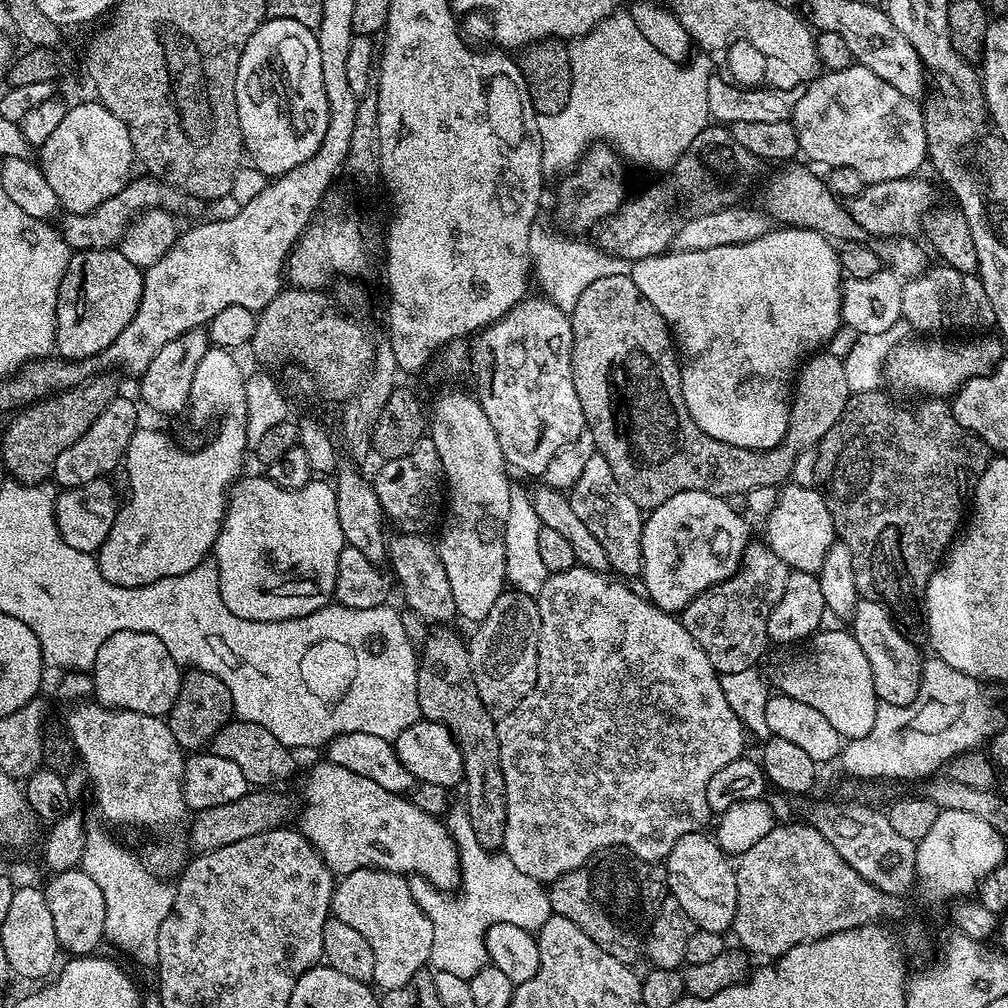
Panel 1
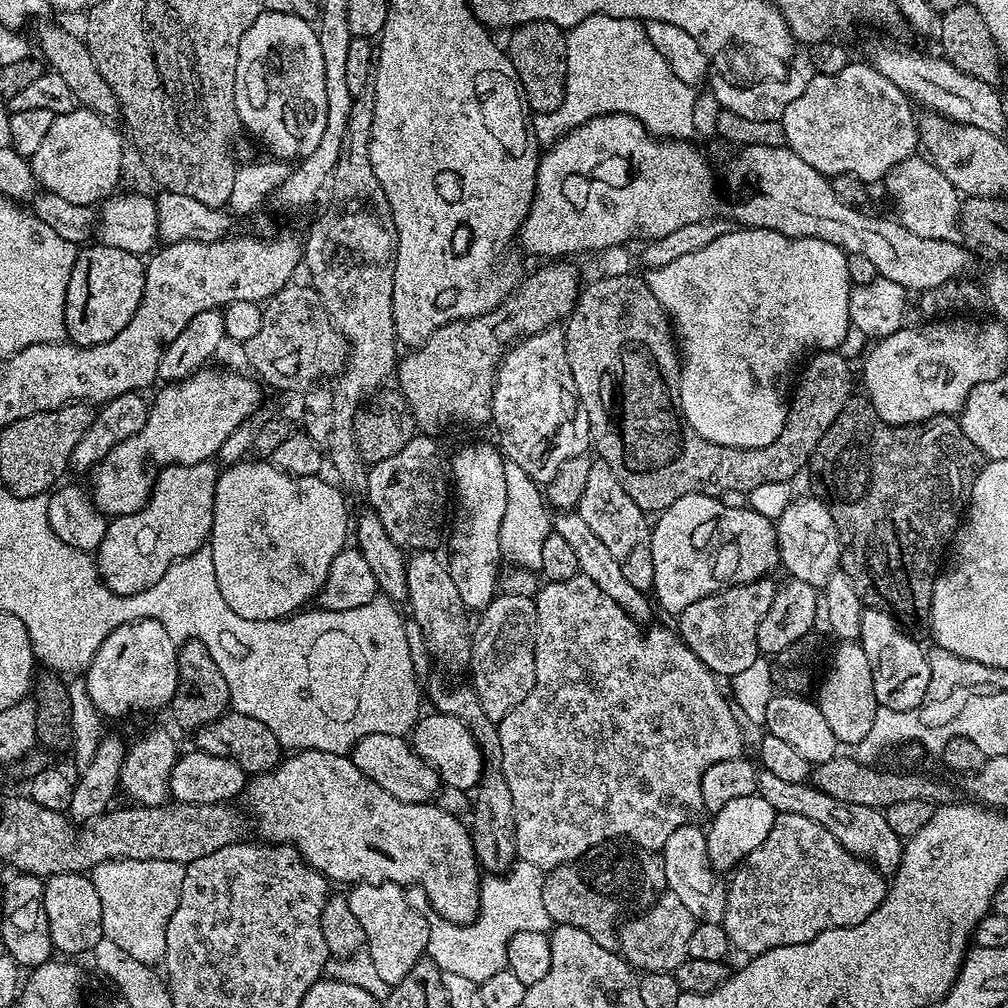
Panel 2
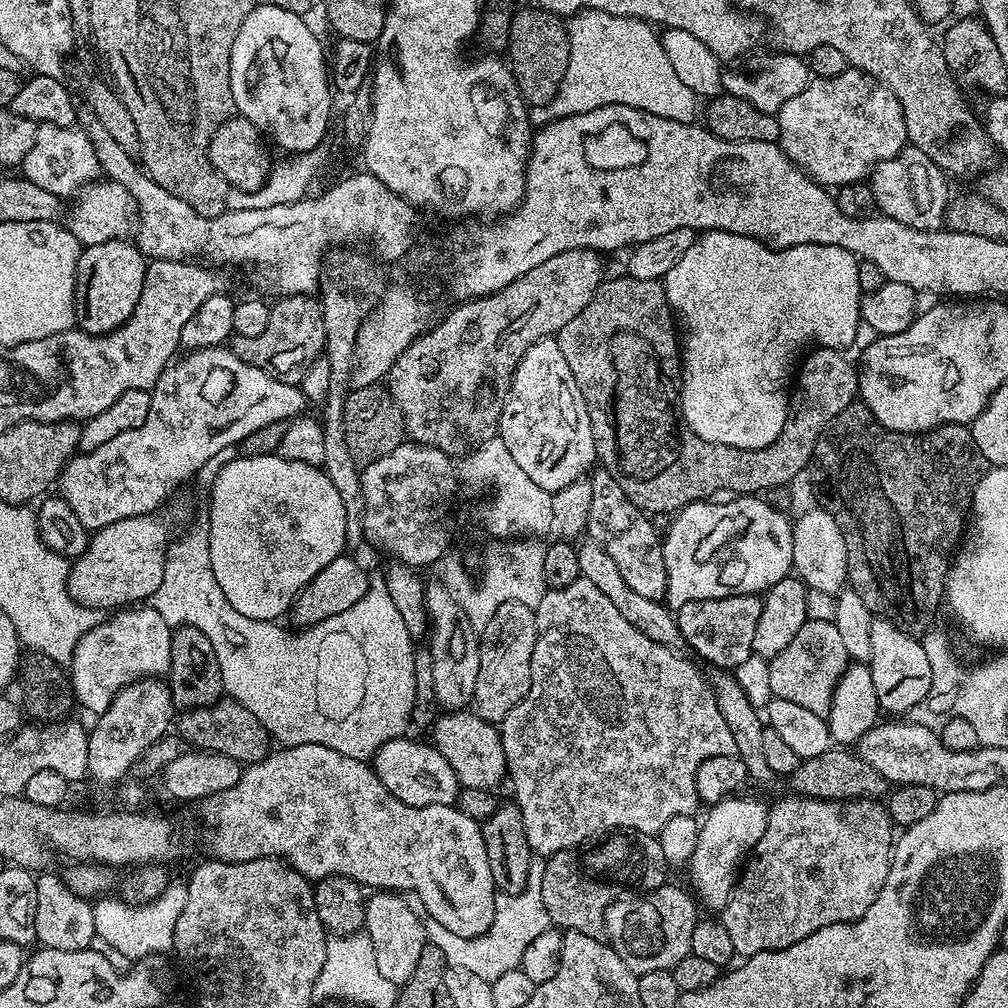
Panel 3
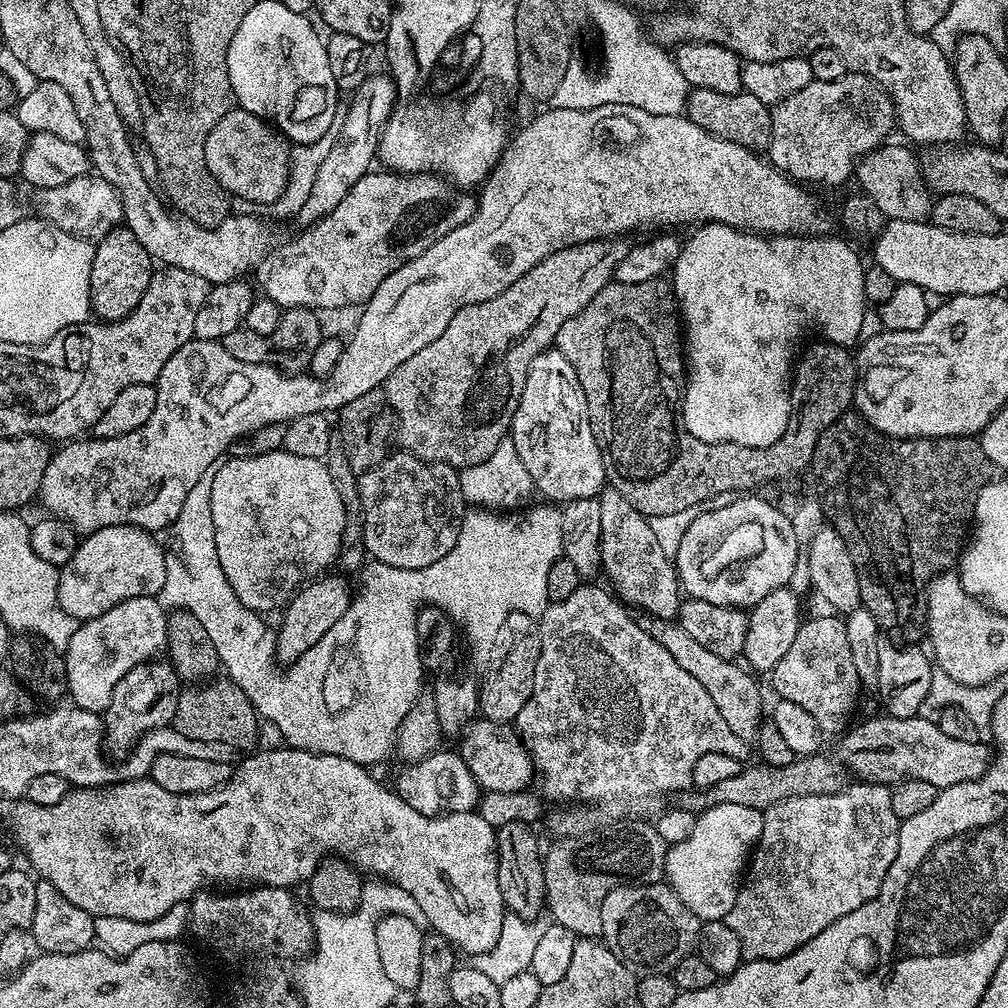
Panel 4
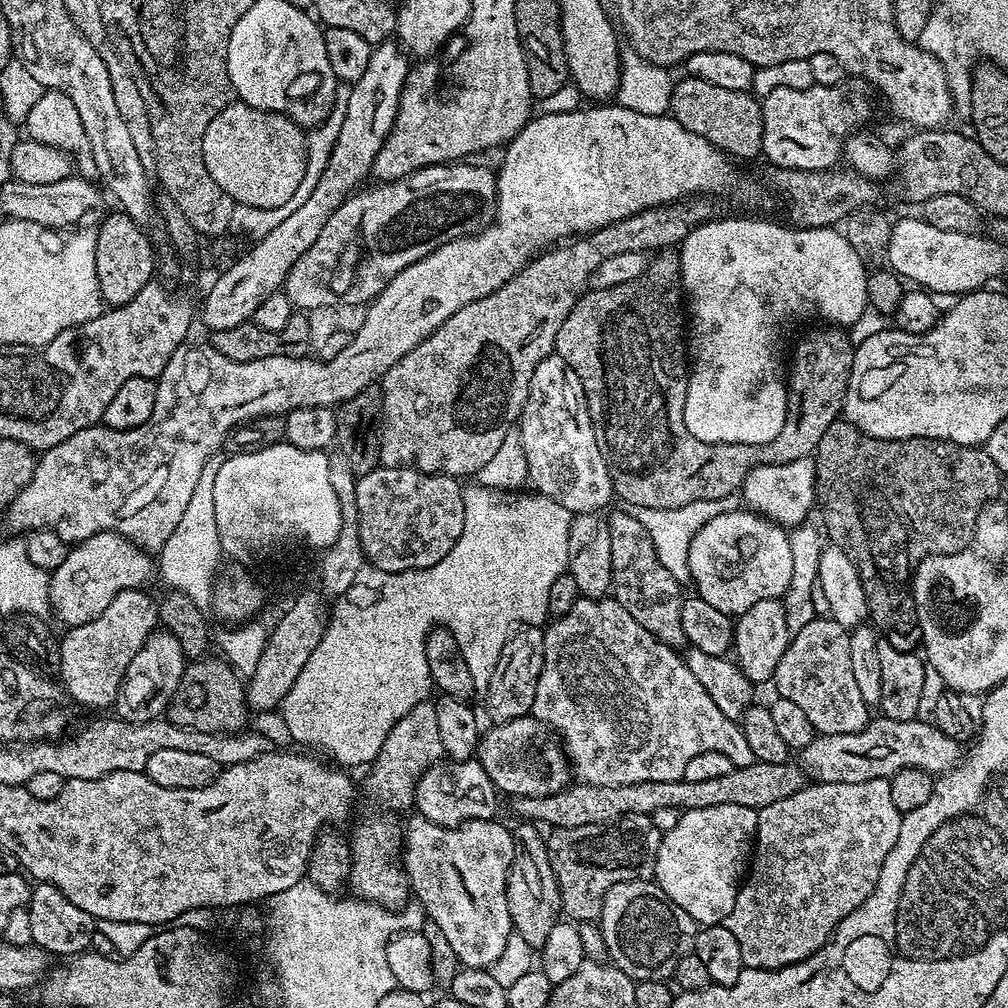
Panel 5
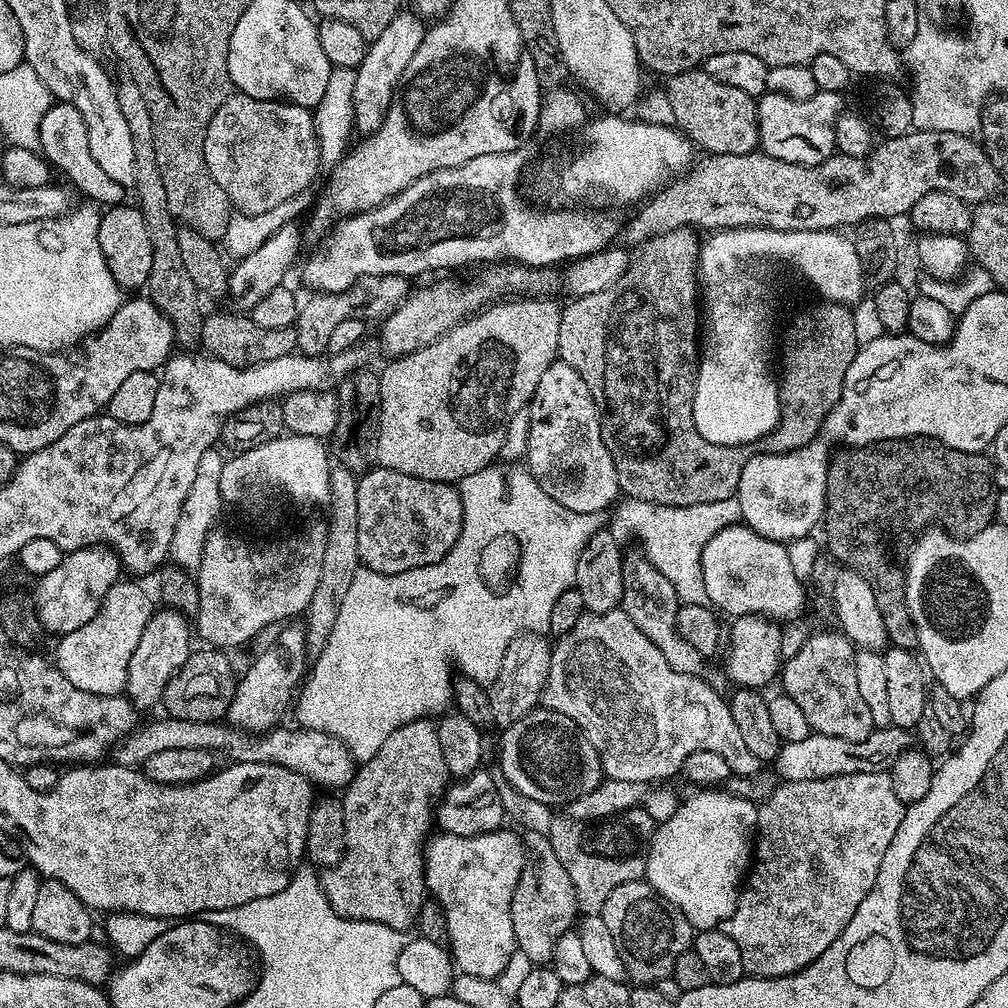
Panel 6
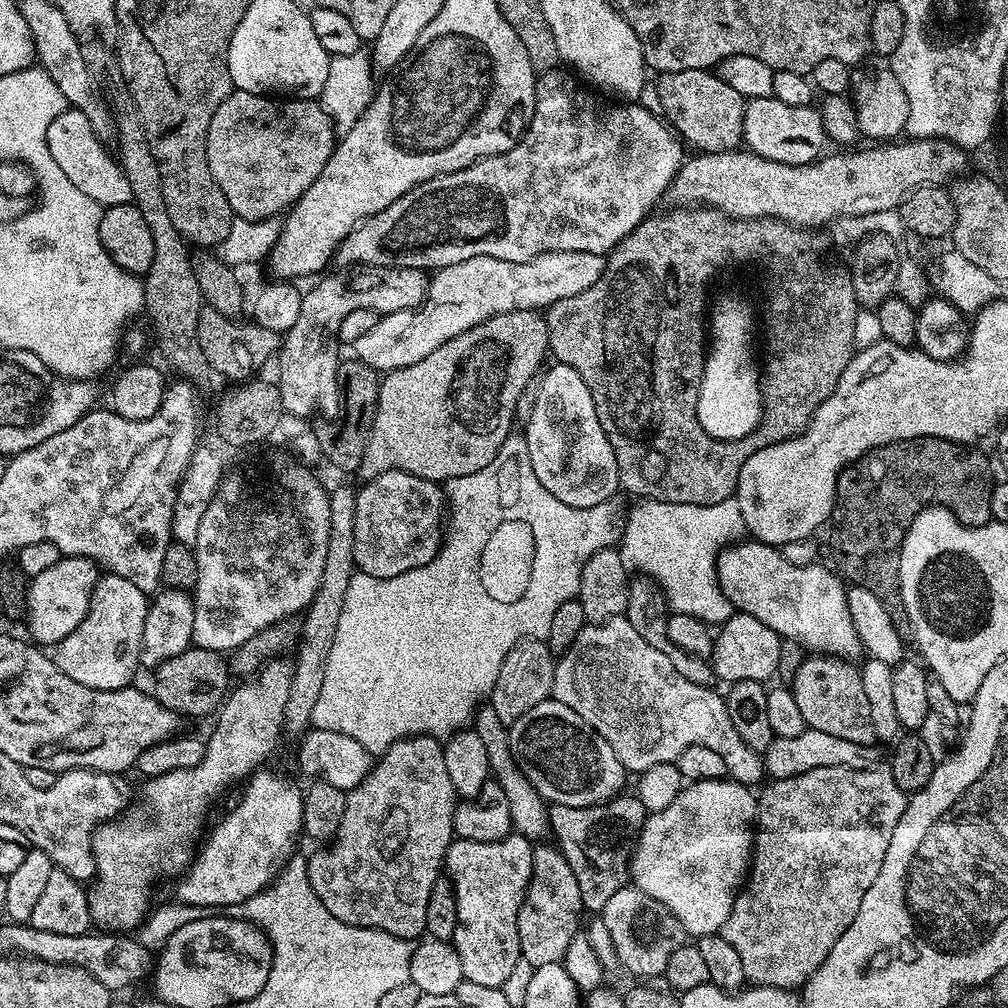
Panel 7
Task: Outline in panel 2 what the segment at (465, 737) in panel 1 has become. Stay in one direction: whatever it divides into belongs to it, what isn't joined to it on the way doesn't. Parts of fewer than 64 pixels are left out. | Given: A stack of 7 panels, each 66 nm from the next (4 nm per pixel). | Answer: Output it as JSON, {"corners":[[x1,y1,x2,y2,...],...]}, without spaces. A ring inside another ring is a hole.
{"corners":[[433,679,427,685,426,696,432,699,431,707,438,712,457,716,474,734,474,738,482,745,486,771,480,777,480,783,474,789,474,801,470,806,470,831,472,845,476,851,476,859,480,867,488,874,503,874,515,865,516,831,514,830,514,802,510,802,510,786,506,786,506,778,500,773,500,729,497,721,486,718,482,710,482,702,478,702,478,694,467,683,447,684,444,680]]}

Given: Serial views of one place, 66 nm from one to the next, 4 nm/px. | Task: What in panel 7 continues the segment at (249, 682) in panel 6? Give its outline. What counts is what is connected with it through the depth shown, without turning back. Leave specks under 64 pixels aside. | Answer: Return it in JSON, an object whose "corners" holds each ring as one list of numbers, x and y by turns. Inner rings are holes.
{"corners":[[284,658,265,660,254,673,256,684,240,684,237,688,235,685,224,697,224,703,218,709,220,721,217,722,216,729,206,736,204,757,198,766,190,770,174,770,170,774,147,777,140,788,140,808,134,809,133,812,125,811,119,818,101,824,92,835,92,856,96,859,96,875,87,889,88,905,93,921,101,929,112,934,125,933,128,930,126,928,139,929,150,912,148,903,152,900,151,884,159,876,179,877,192,863,194,849,197,847,198,837,205,831,204,819,207,818,212,803,223,794,224,788,230,787,235,780,243,781,257,771,263,765,260,763,275,750,276,742,282,737,283,711,290,693,291,679,295,674,293,661,280,659]]}

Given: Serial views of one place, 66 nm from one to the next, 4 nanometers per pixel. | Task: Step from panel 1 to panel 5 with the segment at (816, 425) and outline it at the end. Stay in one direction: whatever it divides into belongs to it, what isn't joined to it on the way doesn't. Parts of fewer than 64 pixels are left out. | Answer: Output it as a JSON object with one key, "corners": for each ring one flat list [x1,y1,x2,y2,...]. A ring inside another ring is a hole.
{"corners":[[664,250,653,255,648,262,648,269,641,274,634,282,626,282,622,286,613,288,598,288,589,290,581,296,580,300,570,310,566,322,562,322,562,330,558,330,556,339,555,355,560,356,578,374,578,378,584,387,586,402,590,410,592,423,596,425,596,440,600,443,600,449,605,458,608,459,608,467,612,473,612,491,617,497,620,496,632,508,636,507,656,507,674,508,687,506,690,502,699,502,703,499,723,498,726,494,743,489,746,474,752,468,757,468,763,464,785,464,794,462,798,458,806,458,815,453,818,442,822,442,822,434,832,423,841,419,844,411,844,399,846,390,850,382,850,370,854,362,856,349,849,339,849,333,836,326,820,326,817,332,812,332,809,336,804,336,796,344,796,357,790,360,790,375,788,381,788,413,786,422,778,434,768,444,754,444,751,442,709,442,694,438,690,430,686,430,686,418,684,417,684,407,686,406,686,390,688,389,688,374,690,371,689,361,686,359,686,300,682,295,682,285,680,283,680,258,675,251]]}

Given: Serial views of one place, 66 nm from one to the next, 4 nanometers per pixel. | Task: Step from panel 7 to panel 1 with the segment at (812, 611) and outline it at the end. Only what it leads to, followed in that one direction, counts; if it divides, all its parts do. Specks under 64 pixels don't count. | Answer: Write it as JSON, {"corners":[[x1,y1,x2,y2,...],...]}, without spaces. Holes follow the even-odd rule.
{"corners":[[703,494,666,498,662,506,651,509,642,530,639,573,644,578,647,599,664,612,676,614,699,592,730,579,750,547,746,521,730,510,724,498]]}

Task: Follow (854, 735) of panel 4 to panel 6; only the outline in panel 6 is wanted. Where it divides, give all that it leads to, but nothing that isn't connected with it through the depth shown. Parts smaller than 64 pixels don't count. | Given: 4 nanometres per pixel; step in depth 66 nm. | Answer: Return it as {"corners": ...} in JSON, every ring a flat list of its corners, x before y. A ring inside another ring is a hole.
{"corners":[[895,726,881,727,865,741,846,741,844,738,813,732,798,742,786,740,781,743,780,752,774,761,774,772,784,782,810,782,818,778,834,778,859,772,888,772,898,756,913,747,912,735,909,729]]}

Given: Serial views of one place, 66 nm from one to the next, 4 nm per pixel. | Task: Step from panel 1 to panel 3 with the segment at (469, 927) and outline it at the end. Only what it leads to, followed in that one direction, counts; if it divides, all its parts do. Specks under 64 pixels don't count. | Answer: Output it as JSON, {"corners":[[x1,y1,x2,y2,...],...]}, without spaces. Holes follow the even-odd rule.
{"corners":[[529,863,526,869,525,888,516,895,497,895,490,934,475,936,467,940,458,934,450,934,450,930,446,930,442,922,428,918,424,920,427,943,438,946,438,950,442,950,450,968,458,966,462,970,470,970,473,974,479,974,490,981,497,980,501,974,506,974,506,970,520,967,520,959,526,946,530,946,530,942,534,942,538,934,549,931,552,924,550,914,542,902,543,873,543,867,539,863]]}

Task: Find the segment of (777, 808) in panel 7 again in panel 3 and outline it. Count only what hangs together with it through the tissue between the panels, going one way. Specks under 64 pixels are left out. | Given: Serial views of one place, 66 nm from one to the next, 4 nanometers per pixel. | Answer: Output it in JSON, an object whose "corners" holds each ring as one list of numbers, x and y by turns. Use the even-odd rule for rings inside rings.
{"corners":[[788,795,786,800,774,803,768,810,766,834,756,843,752,855,747,857,742,871,739,873,736,886,732,889,732,897,728,905,722,909,722,922,726,926,726,934,730,934,730,942,734,942,734,950,741,957,747,958,766,950,782,950,786,946,794,946,794,942,802,942,802,938,810,938,814,930,822,930,822,926,849,924,851,920,862,918,870,906,874,906,874,898,882,890,886,882,886,874,890,874,890,862,894,847,894,825,888,816,888,809,879,799,868,798,837,802,834,800,809,800,807,796]]}

